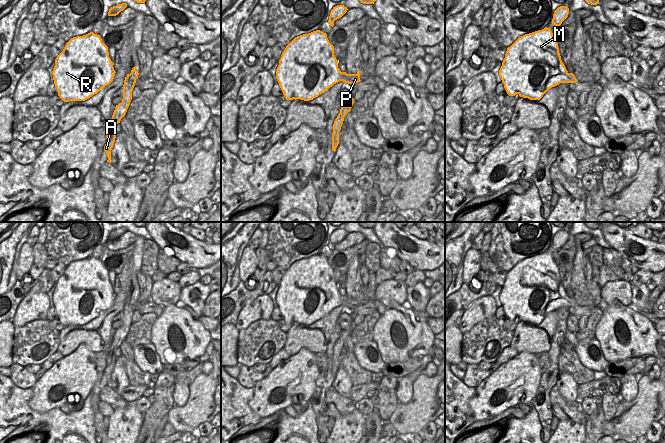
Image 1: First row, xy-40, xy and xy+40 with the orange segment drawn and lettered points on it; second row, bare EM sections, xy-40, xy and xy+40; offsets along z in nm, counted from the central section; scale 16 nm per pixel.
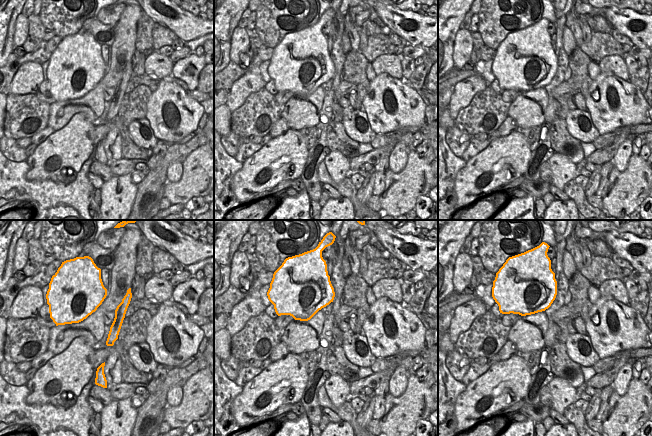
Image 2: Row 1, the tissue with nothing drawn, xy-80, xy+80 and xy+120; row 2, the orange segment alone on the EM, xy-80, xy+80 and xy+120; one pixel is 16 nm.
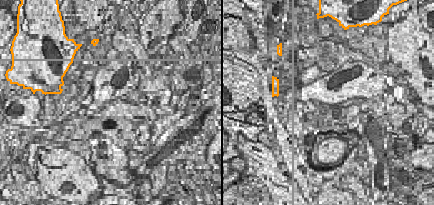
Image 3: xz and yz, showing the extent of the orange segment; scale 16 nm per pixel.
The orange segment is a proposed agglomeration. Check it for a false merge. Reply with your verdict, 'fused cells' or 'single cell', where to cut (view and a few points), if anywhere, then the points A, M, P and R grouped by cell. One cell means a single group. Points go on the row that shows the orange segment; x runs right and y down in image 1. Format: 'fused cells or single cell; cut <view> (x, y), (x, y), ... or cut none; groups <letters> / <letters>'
fused cells; cut xy+40 (566, 71), (565, 75), (571, 82); groups A P / M R

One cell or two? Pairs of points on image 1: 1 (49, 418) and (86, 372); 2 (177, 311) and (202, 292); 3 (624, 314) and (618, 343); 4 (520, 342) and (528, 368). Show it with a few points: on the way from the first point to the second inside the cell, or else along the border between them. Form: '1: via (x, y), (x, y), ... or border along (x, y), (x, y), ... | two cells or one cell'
1: border along (59, 407), (53, 407), (44, 412), (34, 410) | two cells
2: border along (179, 300), (183, 303) | two cells
3: via (616, 319), (613, 324), (614, 335) | one cell
4: border along (534, 353), (520, 352), (518, 354) | two cells

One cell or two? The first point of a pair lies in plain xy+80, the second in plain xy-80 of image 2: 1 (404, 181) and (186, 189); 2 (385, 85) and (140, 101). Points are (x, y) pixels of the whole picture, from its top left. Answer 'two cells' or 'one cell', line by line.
1: one cell
2: two cells

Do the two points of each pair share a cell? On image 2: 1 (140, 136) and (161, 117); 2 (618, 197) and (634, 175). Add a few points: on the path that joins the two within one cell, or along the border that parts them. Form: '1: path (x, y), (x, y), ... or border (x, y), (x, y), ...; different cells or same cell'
1: border (145, 118), (153, 135), (158, 139); different cells
2: path (623, 192), (634, 180); same cell

